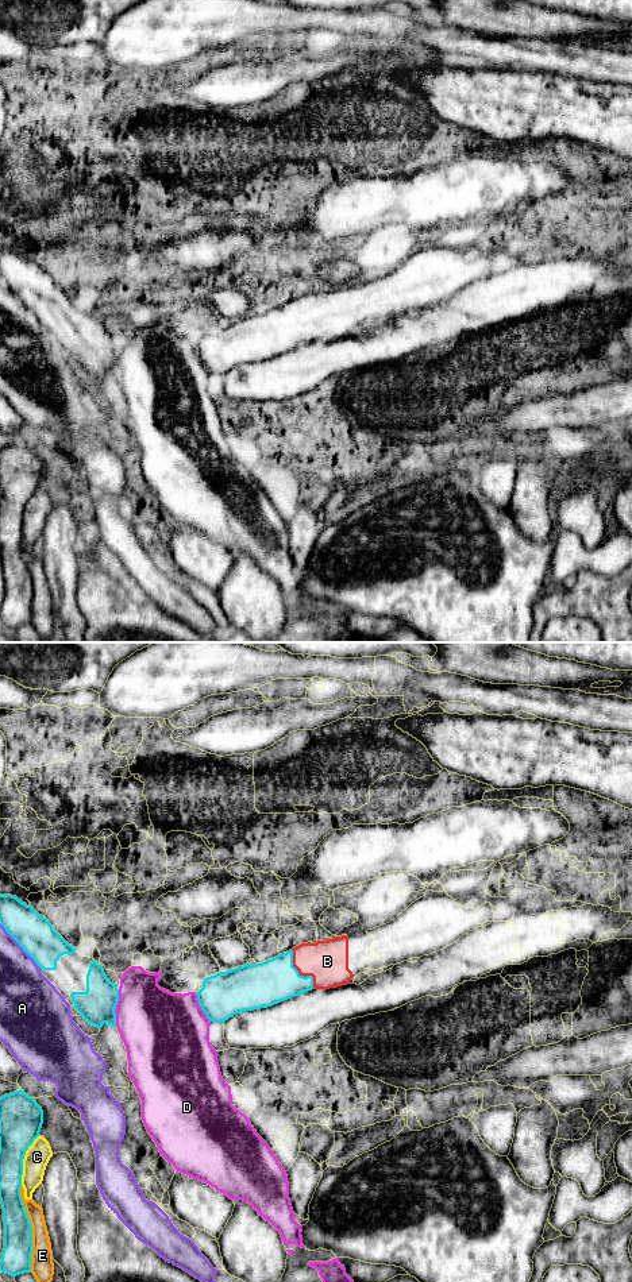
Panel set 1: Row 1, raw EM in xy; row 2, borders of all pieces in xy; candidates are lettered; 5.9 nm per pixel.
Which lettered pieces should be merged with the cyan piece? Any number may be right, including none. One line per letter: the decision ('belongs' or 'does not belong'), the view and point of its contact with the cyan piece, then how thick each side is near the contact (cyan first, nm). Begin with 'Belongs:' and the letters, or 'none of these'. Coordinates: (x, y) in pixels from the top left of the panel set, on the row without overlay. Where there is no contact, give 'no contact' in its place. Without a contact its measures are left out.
Belongs: B
A: does not belong; meets cyan in xy at (19, 297); 220 nm thick on the cyan side, 280 nm on the other
B: belongs; meets cyan in xy at (299, 325); 260 nm thick on the cyan side, 260 nm on the other
C: does not belong; meets cyan in xy at (22, 513); 260 nm thick on the cyan side, 150 nm on the other
D: does not belong; meets cyan in xy at (115, 360); 220 nm thick on the cyan side, 420 nm on the other
E: does not belong; meets cyan in xy at (31, 580); 180 nm thick on the cyan side, 140 nm on the other

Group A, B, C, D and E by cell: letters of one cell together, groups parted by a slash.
A / B / C / D / E

